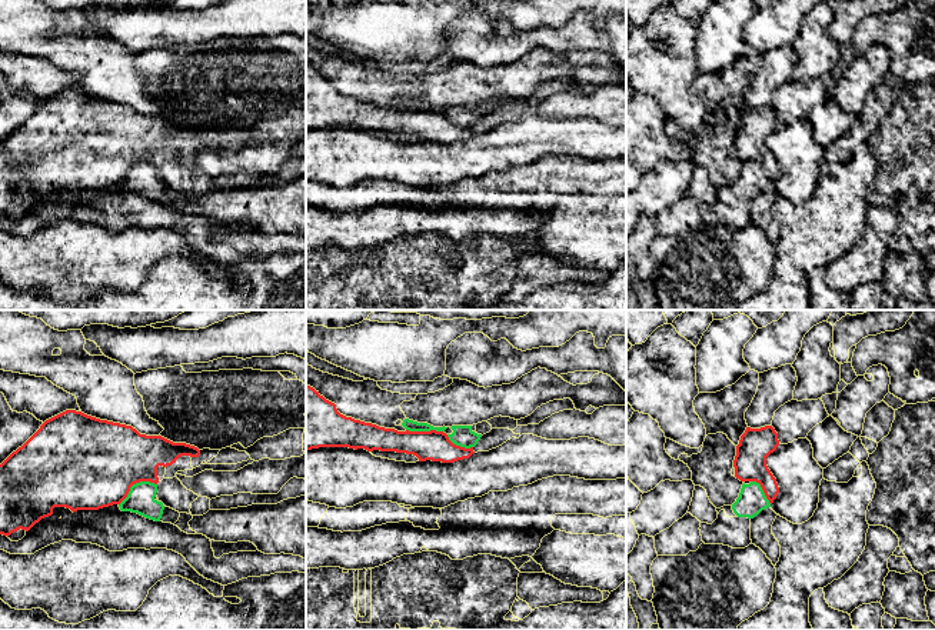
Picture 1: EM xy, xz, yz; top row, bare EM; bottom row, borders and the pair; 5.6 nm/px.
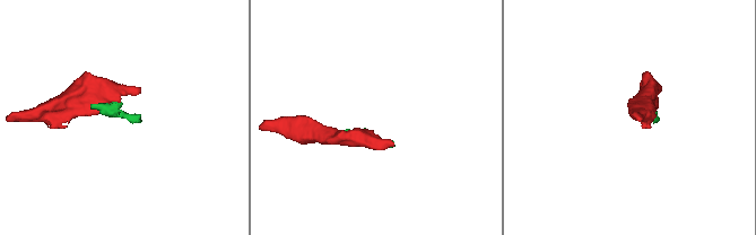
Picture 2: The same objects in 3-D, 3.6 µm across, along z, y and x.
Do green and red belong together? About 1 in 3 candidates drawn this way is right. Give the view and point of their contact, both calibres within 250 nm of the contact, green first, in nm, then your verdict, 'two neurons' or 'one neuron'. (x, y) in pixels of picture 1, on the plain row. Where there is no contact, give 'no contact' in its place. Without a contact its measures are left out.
xy (136, 163) | 160/460 nm | two neurons

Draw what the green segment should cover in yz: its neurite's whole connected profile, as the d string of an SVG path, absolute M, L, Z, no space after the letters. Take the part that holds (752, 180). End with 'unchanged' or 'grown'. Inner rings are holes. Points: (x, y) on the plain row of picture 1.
M756 161L749 164L742 164L739 177L732 186L723 186L716 189L718 199L712 203L701 203L701 216L705 224L723 224L732 229L745 229L752 224L751 220L751 200L758 196L762 190L771 187L769 180L766 179L762 167Z; grown

